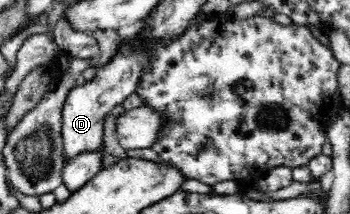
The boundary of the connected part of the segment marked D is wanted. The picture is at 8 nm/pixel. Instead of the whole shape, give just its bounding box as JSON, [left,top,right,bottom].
[60,49,147,162]

